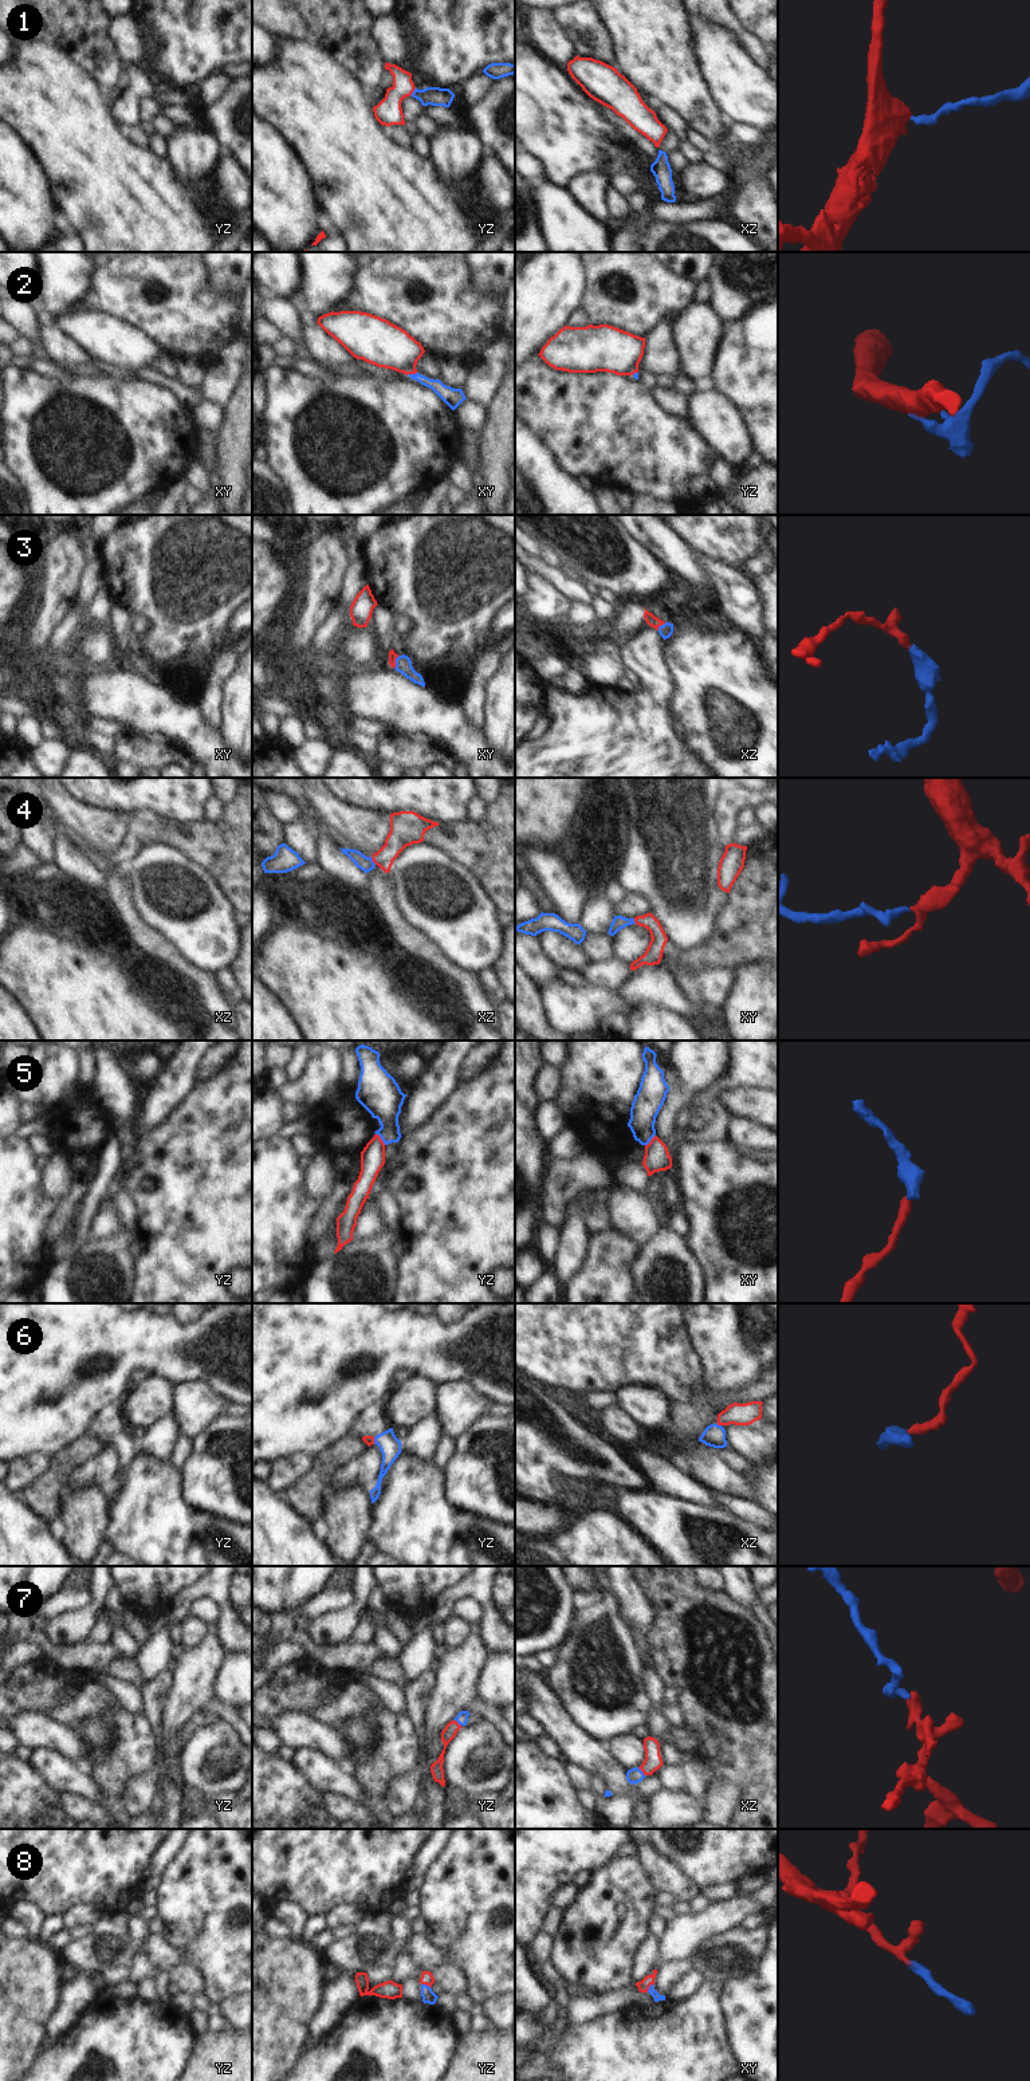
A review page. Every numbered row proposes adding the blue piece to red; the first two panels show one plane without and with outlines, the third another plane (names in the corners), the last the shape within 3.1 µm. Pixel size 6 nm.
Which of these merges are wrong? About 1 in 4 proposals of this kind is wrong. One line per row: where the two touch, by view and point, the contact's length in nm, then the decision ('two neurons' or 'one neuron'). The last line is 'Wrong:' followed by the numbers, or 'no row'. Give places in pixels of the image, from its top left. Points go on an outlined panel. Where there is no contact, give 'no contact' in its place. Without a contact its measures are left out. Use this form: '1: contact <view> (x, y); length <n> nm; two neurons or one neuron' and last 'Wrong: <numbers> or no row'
1: contact yz (413, 90); length 70 nm; one neuron
2: contact xy (411, 373); length 70 nm; two neurons
3: contact xy (394, 661); length 80 nm; one neuron
4: contact xz (373, 861); length 60 nm; one neuron
5: contact yz (380, 1139); length 90 nm; two neurons
6: contact xz (719, 1424); length 30 nm; one neuron
7: contact xz (641, 1770); length 80 nm; one neuron
8: contact xy (648, 1987); length 70 nm; one neuron
Wrong: 2, 5

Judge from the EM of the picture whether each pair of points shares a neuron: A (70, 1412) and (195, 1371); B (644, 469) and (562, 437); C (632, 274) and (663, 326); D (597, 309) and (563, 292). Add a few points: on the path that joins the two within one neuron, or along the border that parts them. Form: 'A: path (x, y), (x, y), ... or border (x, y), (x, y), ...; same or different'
A: path (101, 1381), (125, 1360), (164, 1360); same
B: path (622, 452), (608, 435), (584, 435); same
C: border (671, 319), (663, 318), (645, 338); different
D: border (588, 271), (588, 290), (581, 307); different

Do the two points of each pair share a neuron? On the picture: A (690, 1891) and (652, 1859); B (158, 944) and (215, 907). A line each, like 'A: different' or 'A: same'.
A: same
B: different

